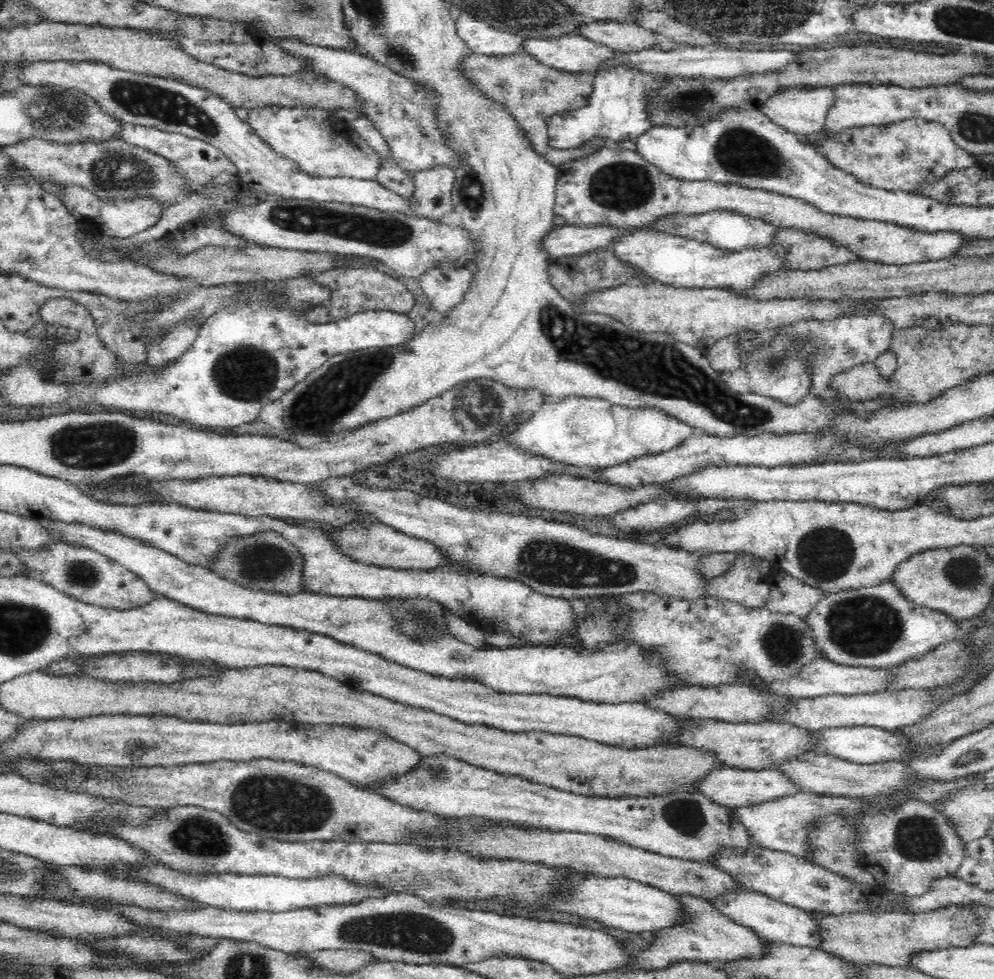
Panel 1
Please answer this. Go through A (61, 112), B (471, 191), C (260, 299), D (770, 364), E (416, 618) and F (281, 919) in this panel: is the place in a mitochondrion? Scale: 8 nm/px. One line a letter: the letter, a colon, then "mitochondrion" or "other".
A: mitochondrion
B: mitochondrion
C: other
D: mitochondrion
E: mitochondrion
F: other

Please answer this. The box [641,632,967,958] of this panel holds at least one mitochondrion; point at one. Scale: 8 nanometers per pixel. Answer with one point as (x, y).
(918, 838)

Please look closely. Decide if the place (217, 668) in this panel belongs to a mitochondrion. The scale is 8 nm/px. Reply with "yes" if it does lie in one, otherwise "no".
no

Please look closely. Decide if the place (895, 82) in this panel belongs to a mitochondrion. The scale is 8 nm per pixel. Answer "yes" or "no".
no

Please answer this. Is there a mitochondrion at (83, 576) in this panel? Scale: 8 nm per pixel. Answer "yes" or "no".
yes

